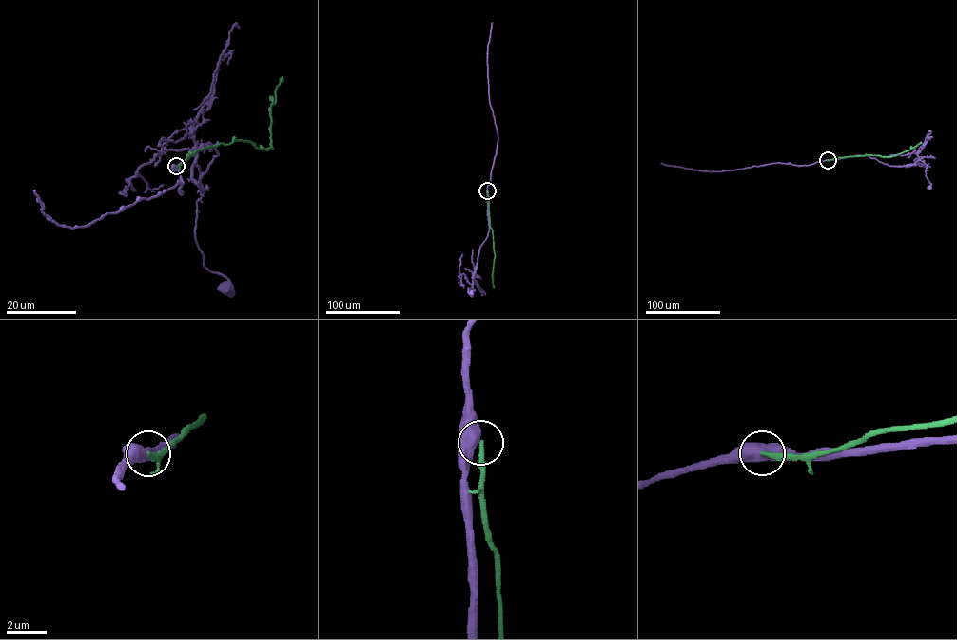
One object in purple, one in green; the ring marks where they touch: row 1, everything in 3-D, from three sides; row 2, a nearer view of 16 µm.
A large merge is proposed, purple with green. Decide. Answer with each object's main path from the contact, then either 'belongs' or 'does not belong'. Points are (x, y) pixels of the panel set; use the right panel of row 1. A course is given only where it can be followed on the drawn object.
purple via (828, 160), (868, 155), (896, 166), (920, 160), (927, 166), (926, 176), (931, 184), (929, 187) | green via (828, 160), (866, 154), (891, 156), (921, 142) | does not belong

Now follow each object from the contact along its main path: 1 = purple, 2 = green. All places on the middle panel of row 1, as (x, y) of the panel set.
1: (487, 190), (489, 231), (479, 248), (472, 290), (468, 288), (469, 293), (472, 293)
2: (487, 190), (495, 255), (494, 287)

